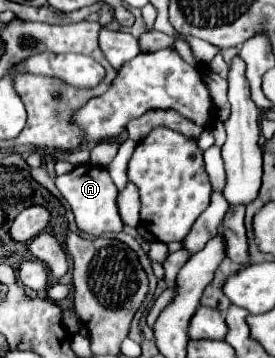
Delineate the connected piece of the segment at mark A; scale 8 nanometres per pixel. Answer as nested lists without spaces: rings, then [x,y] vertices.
[[[91,164],[85,166],[77,166],[73,172],[63,174],[57,178],[57,188],[63,194],[63,198],[69,202],[77,226],[91,234],[91,236],[101,236],[105,232],[121,232],[121,216],[117,210],[117,188],[109,176],[109,172],[105,168],[97,168]]]

